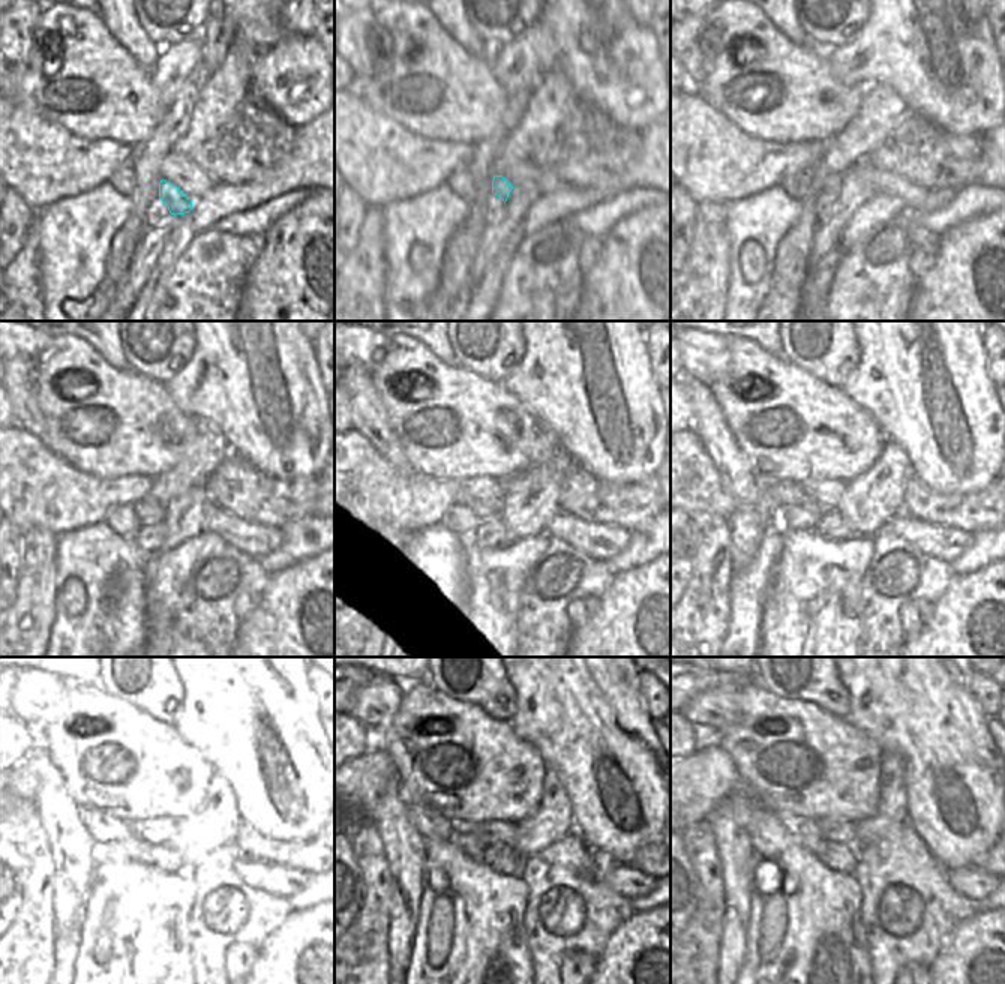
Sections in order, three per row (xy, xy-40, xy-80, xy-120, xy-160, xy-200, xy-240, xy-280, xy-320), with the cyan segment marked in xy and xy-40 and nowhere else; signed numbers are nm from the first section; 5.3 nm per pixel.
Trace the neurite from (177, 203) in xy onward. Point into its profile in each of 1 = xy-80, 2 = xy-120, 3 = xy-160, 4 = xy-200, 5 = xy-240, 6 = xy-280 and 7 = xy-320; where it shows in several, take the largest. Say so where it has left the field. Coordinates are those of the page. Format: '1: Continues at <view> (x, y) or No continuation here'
1: Continues at xy-80 (821, 179)
2: Continues at xy-120 (147, 510)
3: Continues at xy-160 (483, 512)
4: Continues at xy-200 (780, 492)
5: Continues at xy-240 (102, 828)
6: Continues at xy-280 (428, 822)
7: Continues at xy-320 (746, 812).

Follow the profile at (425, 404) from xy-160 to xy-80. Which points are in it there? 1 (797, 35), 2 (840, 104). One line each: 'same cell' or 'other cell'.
1: other cell
2: same cell

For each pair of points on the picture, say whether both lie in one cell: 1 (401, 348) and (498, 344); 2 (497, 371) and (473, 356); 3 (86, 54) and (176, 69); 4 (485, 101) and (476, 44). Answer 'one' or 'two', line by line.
1: two
2: one
3: two
4: two

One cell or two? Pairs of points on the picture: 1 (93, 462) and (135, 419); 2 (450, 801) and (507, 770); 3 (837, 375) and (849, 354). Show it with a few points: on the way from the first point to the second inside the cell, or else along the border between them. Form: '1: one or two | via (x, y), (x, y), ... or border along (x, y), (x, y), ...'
1: one | via (102, 452), (125, 429)
2: one | via (462, 807), (492, 777)
3: one | via (837, 369), (843, 359)

